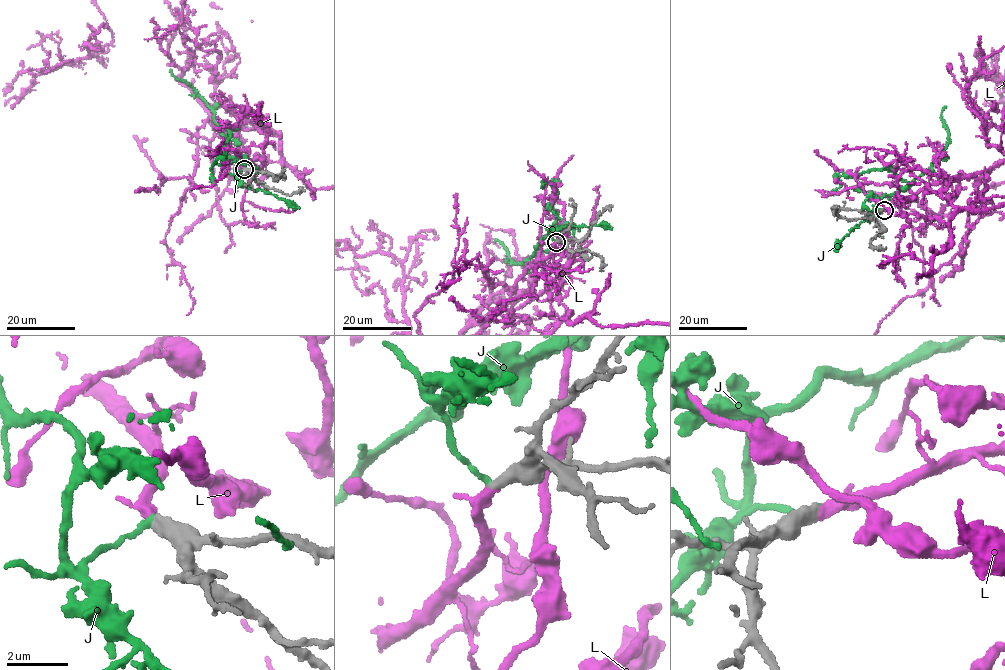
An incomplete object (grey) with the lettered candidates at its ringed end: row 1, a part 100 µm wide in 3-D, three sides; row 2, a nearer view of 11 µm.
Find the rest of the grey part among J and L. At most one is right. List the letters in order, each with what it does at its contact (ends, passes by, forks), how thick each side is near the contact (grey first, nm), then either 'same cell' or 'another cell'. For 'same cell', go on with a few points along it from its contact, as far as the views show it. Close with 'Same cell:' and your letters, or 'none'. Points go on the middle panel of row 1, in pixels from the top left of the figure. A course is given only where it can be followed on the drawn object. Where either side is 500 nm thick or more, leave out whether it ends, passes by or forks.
J: it ends; calibres 440 and 190 nm; another cell
L: it ends; calibres 480 and 380 nm; same cell
Same cell: L

